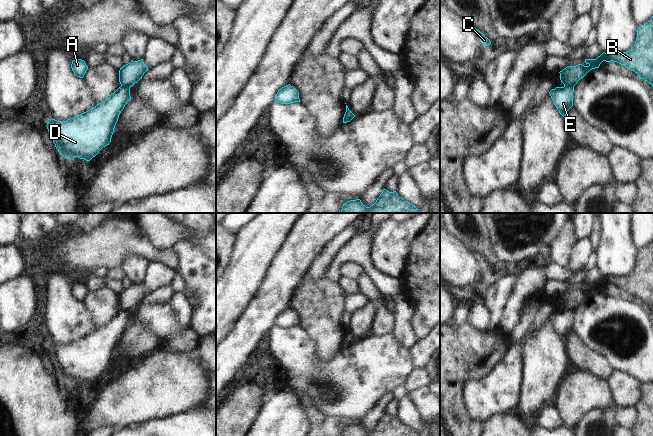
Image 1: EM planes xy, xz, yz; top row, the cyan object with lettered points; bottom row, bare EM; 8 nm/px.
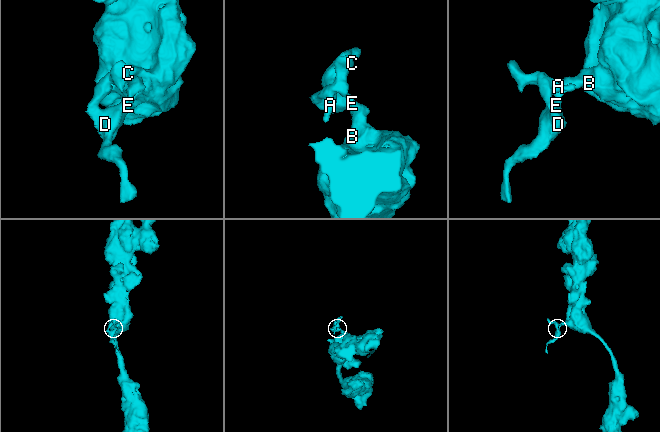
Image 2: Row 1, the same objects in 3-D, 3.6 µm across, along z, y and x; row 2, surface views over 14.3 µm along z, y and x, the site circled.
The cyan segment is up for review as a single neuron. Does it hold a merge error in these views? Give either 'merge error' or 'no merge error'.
merge error

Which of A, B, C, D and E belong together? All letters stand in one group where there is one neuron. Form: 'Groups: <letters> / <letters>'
Groups: A C D E / B

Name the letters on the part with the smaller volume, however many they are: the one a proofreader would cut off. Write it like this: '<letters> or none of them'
A, C, D, E

